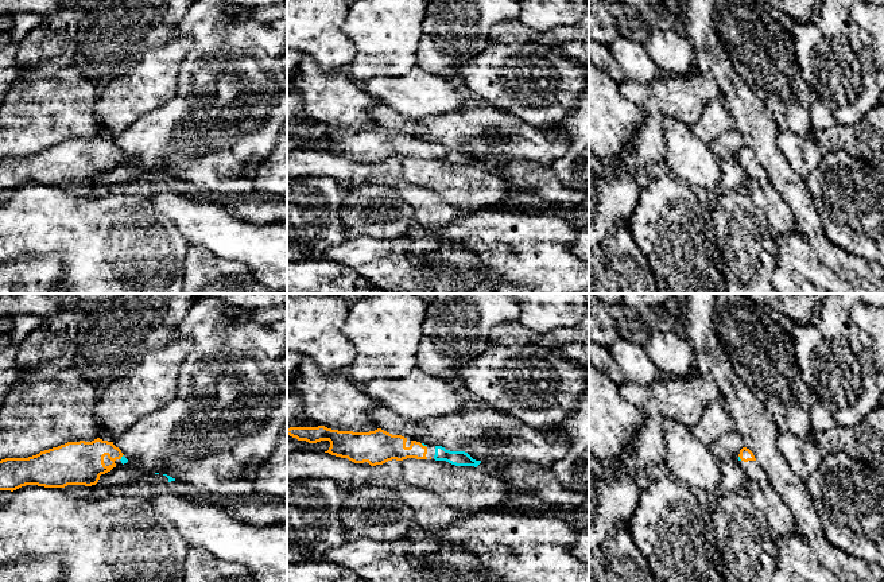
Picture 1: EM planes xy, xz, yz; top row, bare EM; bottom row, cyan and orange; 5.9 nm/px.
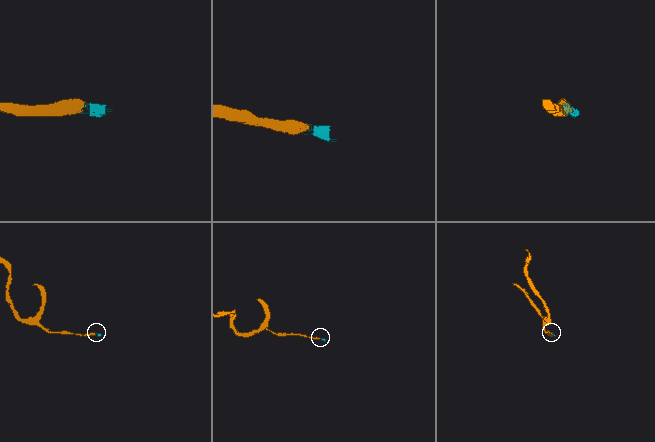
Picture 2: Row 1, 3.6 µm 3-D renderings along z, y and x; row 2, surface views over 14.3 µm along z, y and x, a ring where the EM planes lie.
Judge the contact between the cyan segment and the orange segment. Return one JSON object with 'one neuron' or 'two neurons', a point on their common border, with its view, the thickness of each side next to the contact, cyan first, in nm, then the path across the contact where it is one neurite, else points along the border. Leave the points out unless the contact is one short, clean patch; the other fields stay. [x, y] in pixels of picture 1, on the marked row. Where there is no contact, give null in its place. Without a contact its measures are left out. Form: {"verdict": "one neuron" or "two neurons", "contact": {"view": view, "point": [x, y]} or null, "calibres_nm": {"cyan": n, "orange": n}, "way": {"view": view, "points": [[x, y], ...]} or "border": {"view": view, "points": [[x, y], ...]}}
{"verdict": "one neuron", "contact": {"view": "xy", "point": [121, 457]}, "calibres_nm": {"cyan": 40, "orange": 260}, "way": {"view": "xy", "points": [[123, 460], [121, 457], [95, 451], [81, 462]]}}

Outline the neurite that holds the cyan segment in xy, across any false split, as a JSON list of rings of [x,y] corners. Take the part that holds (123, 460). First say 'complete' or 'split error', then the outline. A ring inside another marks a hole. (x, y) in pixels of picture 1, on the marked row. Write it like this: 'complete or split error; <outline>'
split error; [[[100,438],[92,442],[67,442],[28,458],[0,461],[0,490],[16,490],[26,485],[65,488],[96,485],[101,474],[116,467],[115,461],[127,463],[113,442]]]

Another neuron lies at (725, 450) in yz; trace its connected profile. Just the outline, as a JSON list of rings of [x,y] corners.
[[[737,431],[724,434],[707,447],[720,463],[721,484],[718,493],[736,492],[744,486],[747,478],[738,461],[740,450],[744,447],[741,435]]]

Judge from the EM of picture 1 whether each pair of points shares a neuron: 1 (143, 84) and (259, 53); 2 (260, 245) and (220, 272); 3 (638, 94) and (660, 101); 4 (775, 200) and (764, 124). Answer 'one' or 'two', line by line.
1: two
2: two
3: one
4: two

